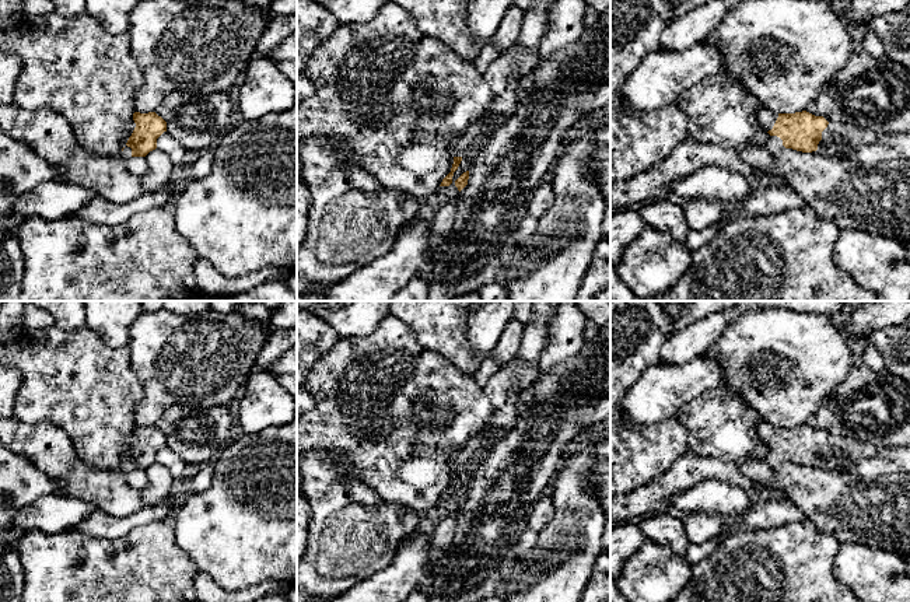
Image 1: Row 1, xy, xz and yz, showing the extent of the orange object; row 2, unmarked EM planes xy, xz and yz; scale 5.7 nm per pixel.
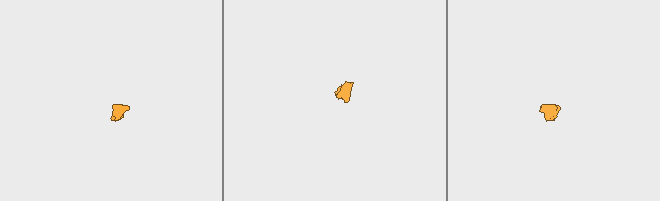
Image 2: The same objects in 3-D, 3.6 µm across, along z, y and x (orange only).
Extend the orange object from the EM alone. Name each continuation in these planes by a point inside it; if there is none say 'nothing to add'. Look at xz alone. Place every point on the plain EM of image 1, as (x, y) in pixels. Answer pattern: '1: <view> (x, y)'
1: xz (504, 417)

